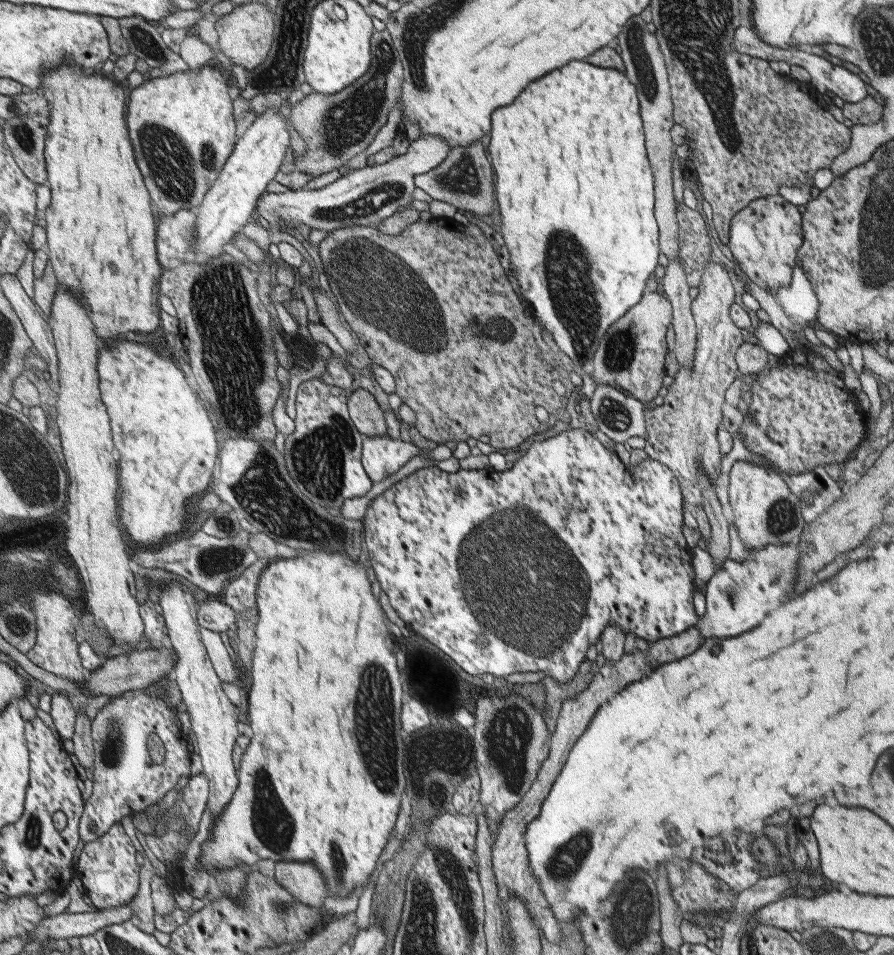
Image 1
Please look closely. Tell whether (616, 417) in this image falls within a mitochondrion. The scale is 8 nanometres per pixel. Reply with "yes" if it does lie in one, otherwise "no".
yes

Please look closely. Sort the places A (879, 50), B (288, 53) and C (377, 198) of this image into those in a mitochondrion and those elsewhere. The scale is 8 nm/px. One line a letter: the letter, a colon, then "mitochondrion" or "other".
A: mitochondrion
B: mitochondrion
C: mitochondrion

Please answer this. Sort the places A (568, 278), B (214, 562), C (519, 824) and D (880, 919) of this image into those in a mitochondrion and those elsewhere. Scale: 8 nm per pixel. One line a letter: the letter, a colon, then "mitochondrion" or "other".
A: mitochondrion
B: mitochondrion
C: other
D: other

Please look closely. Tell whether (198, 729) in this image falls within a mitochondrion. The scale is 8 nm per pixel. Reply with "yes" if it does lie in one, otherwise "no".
no

